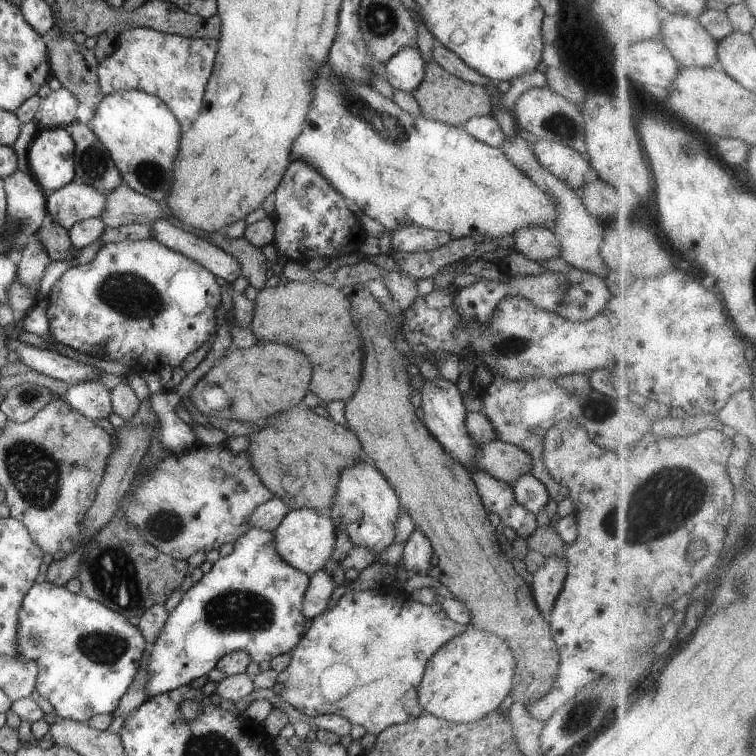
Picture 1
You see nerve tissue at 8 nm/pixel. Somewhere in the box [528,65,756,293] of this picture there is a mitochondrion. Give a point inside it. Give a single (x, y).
(559, 124)

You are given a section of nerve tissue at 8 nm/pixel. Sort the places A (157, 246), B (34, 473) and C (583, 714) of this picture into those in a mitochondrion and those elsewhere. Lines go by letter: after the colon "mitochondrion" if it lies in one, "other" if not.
A: other
B: mitochondrion
C: mitochondrion

